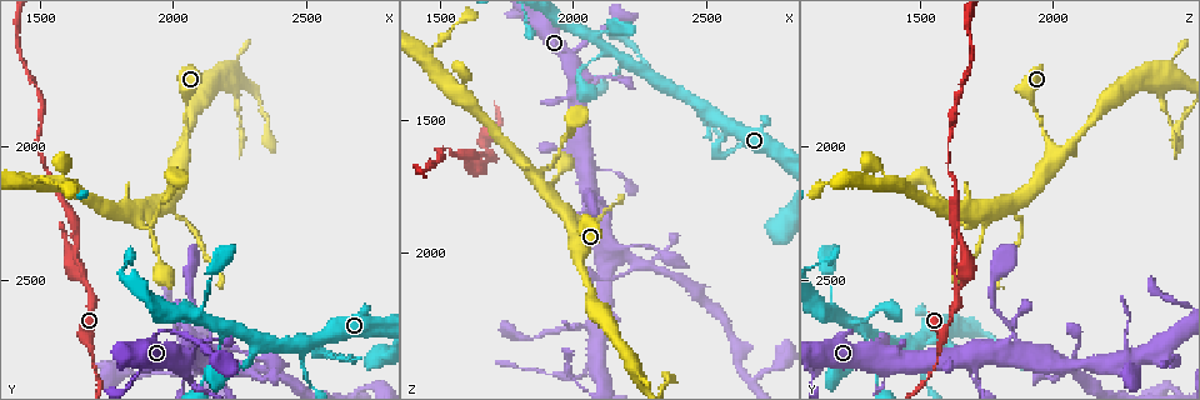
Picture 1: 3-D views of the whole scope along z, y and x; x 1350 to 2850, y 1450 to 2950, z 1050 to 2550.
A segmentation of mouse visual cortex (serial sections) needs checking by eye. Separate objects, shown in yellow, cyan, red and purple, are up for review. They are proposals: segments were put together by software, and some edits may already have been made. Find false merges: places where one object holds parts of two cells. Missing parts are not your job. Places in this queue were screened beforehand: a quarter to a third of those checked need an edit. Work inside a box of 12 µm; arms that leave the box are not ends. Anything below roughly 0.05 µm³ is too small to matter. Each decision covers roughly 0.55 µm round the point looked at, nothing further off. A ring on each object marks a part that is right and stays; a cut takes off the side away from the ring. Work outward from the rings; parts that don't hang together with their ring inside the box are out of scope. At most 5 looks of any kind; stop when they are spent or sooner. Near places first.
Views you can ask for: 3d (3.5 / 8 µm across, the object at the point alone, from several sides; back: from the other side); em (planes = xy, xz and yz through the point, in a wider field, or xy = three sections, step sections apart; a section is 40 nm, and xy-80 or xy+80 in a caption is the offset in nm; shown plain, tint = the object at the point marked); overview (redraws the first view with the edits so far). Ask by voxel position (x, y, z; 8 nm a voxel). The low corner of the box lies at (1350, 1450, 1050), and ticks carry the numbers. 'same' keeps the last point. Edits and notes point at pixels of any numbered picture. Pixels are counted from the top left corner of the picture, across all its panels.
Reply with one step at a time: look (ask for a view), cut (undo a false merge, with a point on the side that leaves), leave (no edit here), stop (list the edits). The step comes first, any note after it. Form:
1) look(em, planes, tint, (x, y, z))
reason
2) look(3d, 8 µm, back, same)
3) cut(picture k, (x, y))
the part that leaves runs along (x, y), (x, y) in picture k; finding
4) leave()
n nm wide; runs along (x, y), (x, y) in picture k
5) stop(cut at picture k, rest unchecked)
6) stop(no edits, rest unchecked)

look(3d, 8 µm, back, (2490, 2750, 1470))
abrupt turn

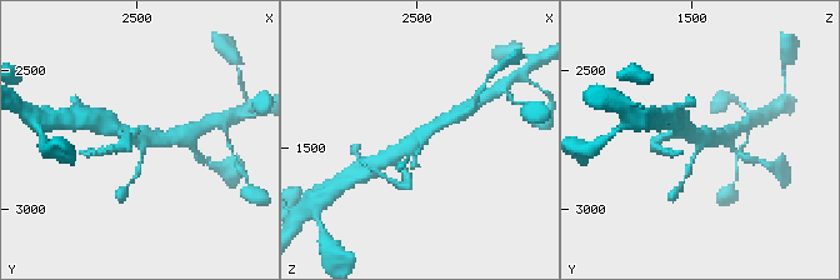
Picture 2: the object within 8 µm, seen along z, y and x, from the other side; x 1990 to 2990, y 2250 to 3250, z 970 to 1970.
look(em, planes, tint, (2490, 2740, 1470))

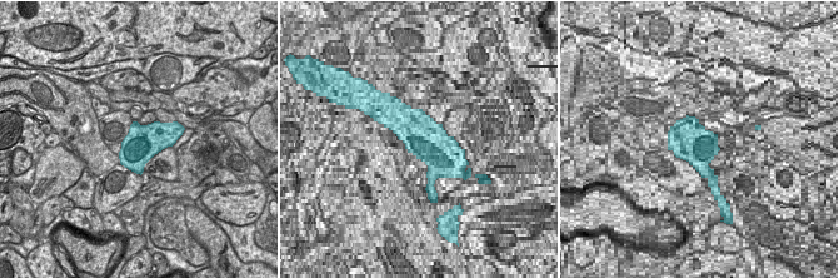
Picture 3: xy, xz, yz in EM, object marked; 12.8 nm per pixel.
leave()
runs along (389, 156), (448, 119) in picture 2; all the same cell

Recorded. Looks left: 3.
look(3d, 3.5 µm, (2130, 2740, 1860))
arms part here

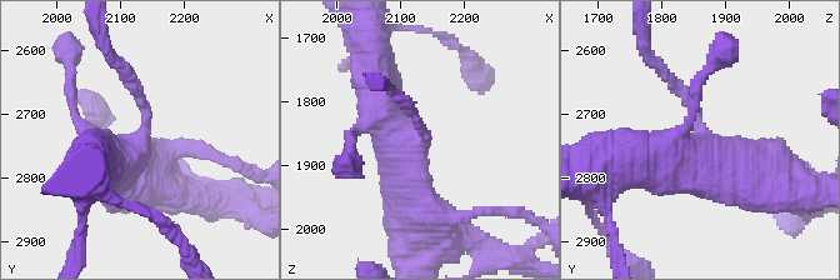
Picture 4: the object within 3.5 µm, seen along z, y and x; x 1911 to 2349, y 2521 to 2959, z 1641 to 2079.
look(em, xy, step 5, tint, (2125, 2745, 1865))

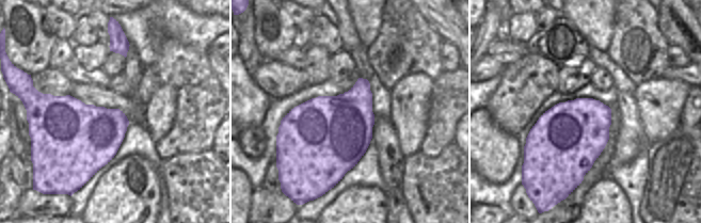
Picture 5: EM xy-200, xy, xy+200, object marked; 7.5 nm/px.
look(em, xy, step 1, tint, same)
another direction

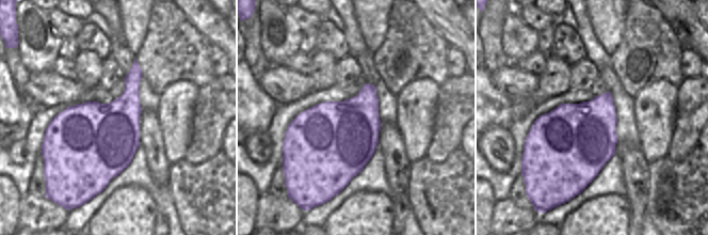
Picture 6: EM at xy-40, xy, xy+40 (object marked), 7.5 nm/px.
leave()
runs along (371, 64), (403, 189), (421, 215) in picture 4; continuous, no second cell

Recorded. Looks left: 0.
stop(no edits, rest unchecked)

